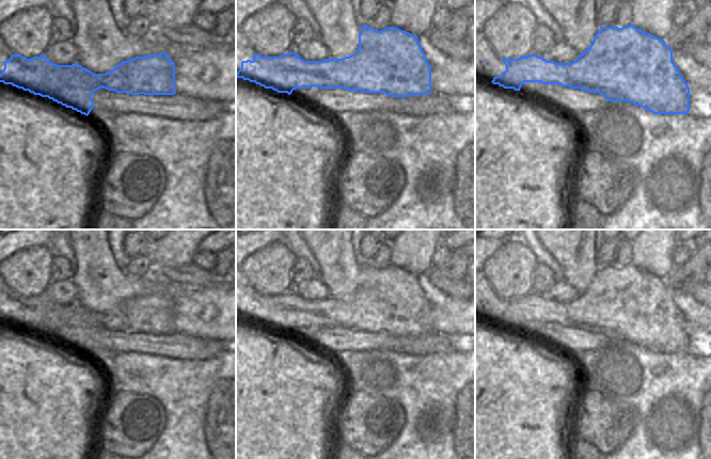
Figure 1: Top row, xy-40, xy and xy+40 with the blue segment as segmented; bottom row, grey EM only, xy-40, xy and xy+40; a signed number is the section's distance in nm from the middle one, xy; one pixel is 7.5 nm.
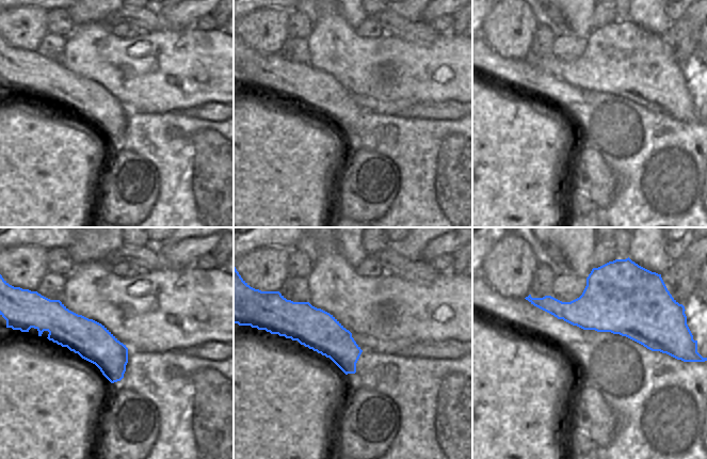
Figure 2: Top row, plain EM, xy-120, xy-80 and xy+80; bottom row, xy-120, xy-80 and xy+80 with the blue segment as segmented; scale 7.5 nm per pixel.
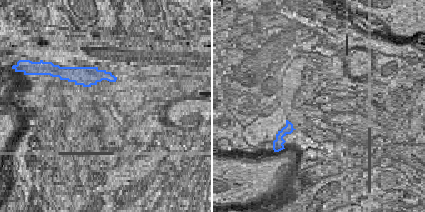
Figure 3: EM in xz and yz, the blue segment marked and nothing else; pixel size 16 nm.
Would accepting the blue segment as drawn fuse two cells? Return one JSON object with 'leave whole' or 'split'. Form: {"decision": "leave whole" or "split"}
{"decision": "split"}

